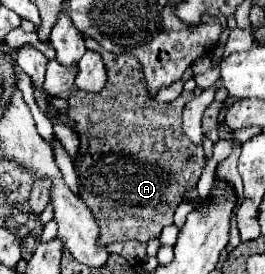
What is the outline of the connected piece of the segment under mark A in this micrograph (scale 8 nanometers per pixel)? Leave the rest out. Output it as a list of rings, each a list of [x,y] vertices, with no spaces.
[[[86,38],[86,48],[102,56],[108,72],[108,82],[106,88],[98,92],[98,96],[90,96],[88,92],[77,89],[68,98],[68,116],[76,122],[80,138],[80,156],[74,162],[80,184],[80,198],[98,220],[100,244],[106,246],[122,240],[148,242],[150,238],[158,238],[164,226],[172,224],[176,206],[186,198],[190,190],[196,188],[206,164],[202,144],[192,144],[190,138],[182,132],[182,110],[194,98],[194,94],[180,94],[174,102],[160,104],[148,96],[138,58],[130,54],[106,52],[94,38]]]

